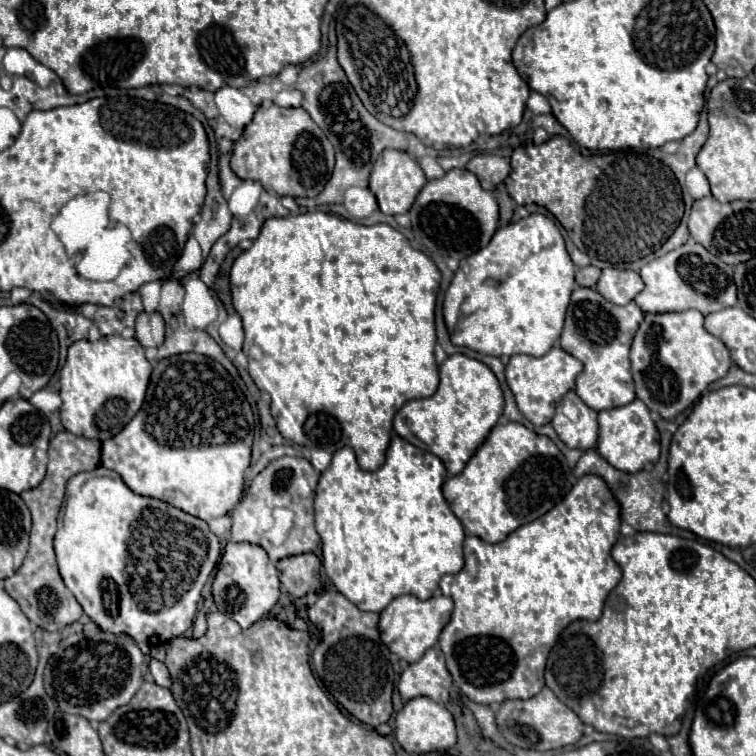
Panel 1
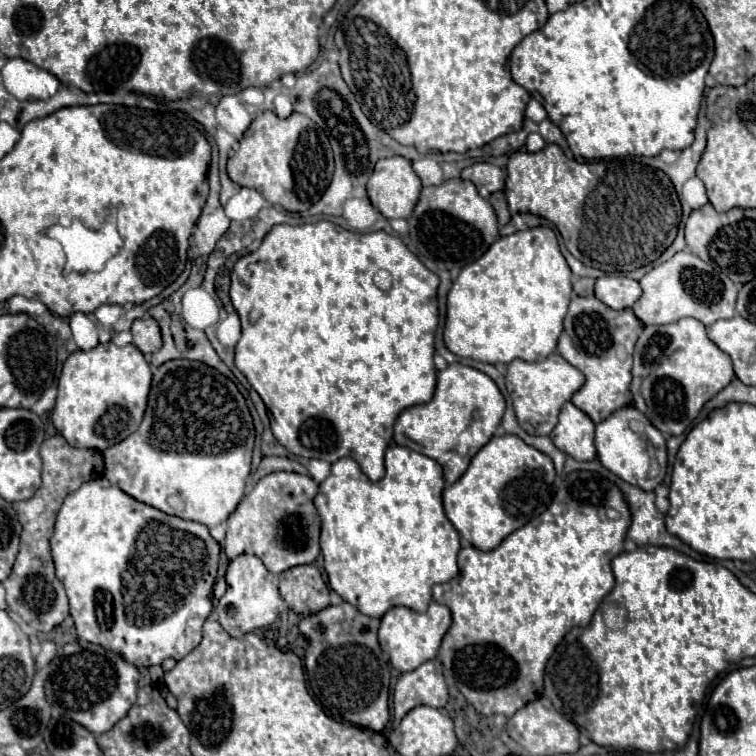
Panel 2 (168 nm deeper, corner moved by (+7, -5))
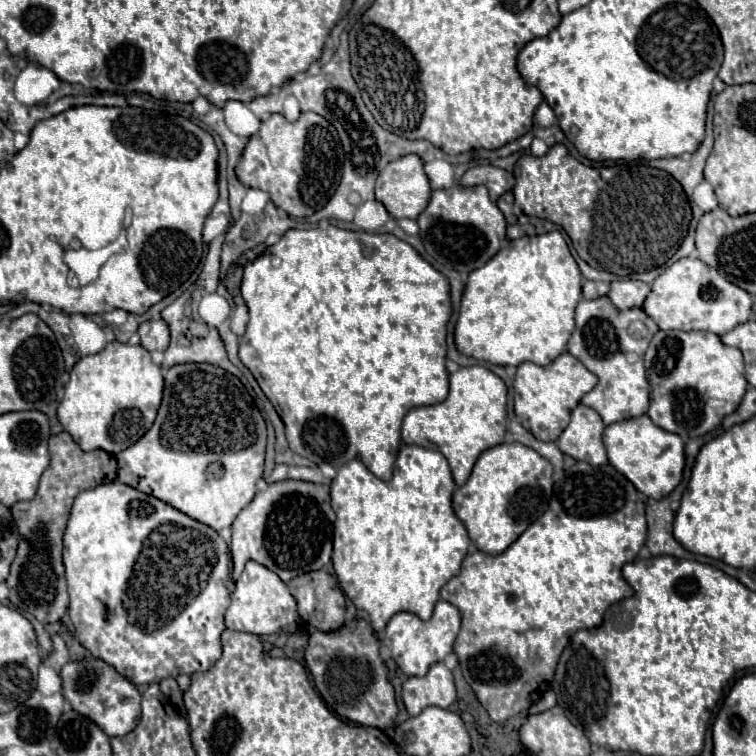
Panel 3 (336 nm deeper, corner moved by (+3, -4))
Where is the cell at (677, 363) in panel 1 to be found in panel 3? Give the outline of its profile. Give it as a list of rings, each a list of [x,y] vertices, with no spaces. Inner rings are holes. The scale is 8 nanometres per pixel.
[[[659,330],[645,352],[645,368],[651,384],[651,406],[647,416],[653,424],[683,440],[719,428],[723,418],[739,408],[749,386],[741,350],[725,346],[713,332]]]

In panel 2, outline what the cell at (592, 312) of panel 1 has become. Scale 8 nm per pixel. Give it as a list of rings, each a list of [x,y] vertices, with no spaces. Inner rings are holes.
[[[597,297],[571,299],[557,351],[585,375],[585,385],[571,397],[571,401],[575,407],[587,413],[593,423],[599,423],[613,411],[633,403],[629,391],[631,355],[641,331],[643,323],[631,309],[613,311],[611,307],[605,307],[605,303],[601,303]]]

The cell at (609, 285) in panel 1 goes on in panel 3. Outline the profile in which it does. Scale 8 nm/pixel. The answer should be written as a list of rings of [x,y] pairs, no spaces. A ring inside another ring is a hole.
[[[615,280],[615,282],[611,282],[609,298],[619,310],[641,308],[649,292],[651,292],[651,288],[645,282],[639,282],[639,280]]]

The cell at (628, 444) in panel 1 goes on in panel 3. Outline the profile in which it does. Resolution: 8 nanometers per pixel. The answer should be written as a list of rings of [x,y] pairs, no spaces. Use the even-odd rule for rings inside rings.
[[[649,416],[629,418],[607,426],[603,432],[603,442],[609,462],[615,466],[615,470],[627,476],[627,480],[631,480],[635,488],[647,498],[667,498],[681,484],[685,468],[685,442],[681,436],[655,426]]]

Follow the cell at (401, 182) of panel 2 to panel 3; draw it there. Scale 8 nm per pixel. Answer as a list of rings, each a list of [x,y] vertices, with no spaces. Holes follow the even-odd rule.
[[[415,154],[403,156],[395,162],[389,162],[379,178],[377,178],[377,186],[375,186],[375,196],[377,200],[389,210],[389,214],[393,218],[411,218],[417,220],[417,216],[421,214],[421,210],[425,210],[425,206],[429,204],[429,194],[431,194],[431,186],[429,186],[429,178],[423,170],[423,160],[417,158]]]

